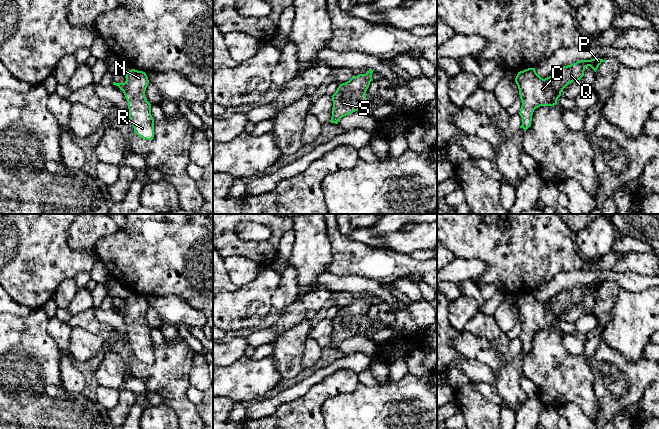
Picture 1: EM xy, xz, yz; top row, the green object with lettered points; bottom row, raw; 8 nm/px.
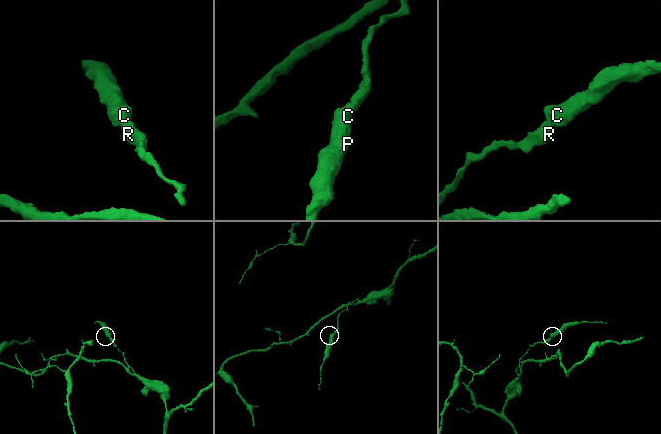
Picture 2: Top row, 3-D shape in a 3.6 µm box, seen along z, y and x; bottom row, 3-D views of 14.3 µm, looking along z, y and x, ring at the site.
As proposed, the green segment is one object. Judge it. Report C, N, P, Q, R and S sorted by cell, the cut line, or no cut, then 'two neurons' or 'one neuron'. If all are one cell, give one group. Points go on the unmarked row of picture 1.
C N P Q R S; no cut; one neuron

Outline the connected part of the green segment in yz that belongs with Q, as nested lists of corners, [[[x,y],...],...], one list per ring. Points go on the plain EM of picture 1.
[[[600,282],[581,284],[559,292],[551,300],[543,303],[535,295],[535,292],[528,292],[518,296],[515,306],[519,313],[522,325],[519,336],[522,342],[524,355],[531,350],[532,339],[540,330],[554,330],[561,320],[563,313],[573,305],[578,305],[584,300],[585,292],[590,290],[595,296],[602,286]]]

